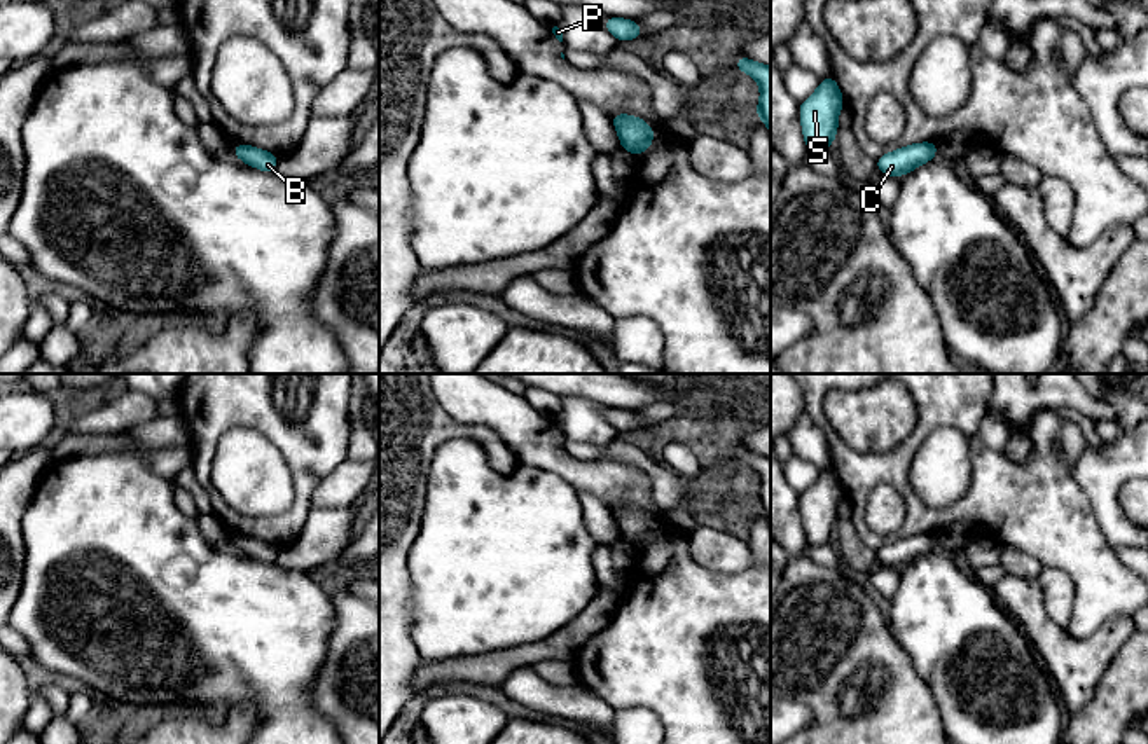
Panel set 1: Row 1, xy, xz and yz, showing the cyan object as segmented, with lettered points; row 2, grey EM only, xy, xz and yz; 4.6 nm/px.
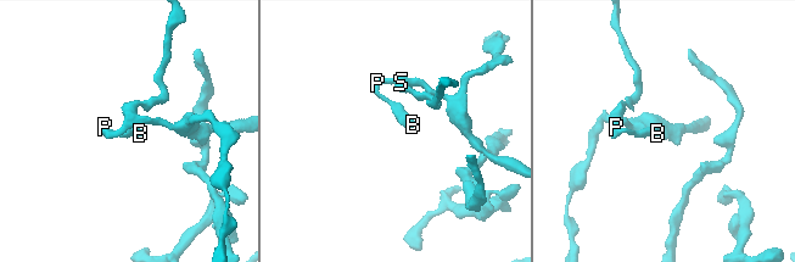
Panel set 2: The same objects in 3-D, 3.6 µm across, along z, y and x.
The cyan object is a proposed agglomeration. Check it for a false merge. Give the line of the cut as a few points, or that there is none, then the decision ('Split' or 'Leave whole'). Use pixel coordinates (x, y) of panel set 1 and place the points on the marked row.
No split. Leave whole

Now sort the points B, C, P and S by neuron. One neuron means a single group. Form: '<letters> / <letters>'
B C P S

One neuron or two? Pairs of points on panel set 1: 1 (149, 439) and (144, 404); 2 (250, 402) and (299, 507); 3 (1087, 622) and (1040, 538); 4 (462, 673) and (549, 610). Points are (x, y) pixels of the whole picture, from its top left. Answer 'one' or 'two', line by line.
1: two
2: one
3: one
4: two

